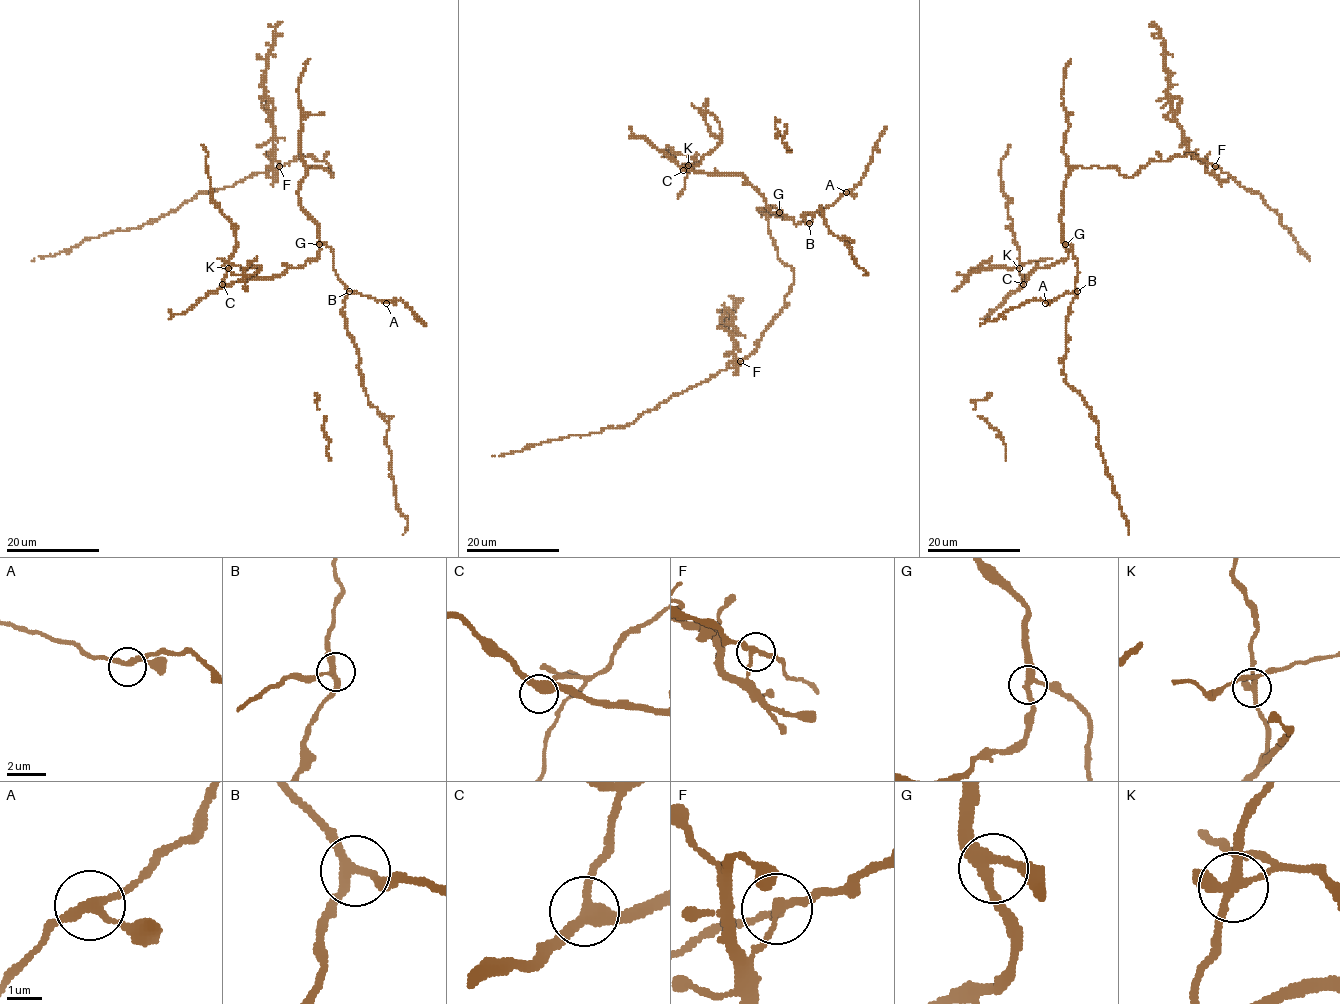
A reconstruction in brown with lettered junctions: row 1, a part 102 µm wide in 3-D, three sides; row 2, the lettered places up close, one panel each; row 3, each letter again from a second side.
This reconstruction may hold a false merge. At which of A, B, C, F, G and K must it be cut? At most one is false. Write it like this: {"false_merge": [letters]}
{"false_merge": ["K"]}

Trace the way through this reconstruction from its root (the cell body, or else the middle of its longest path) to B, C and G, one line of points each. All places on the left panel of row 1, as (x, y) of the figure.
B: (313, 166), (308, 166), (299, 189), (300, 207), (319, 226), (319, 240), (331, 250), (335, 274), (349, 291)
C: (313, 166), (308, 166), (302, 179), (299, 200), (300, 207), (319, 226), (318, 255), (278, 275), (222, 284)
G: (313, 166), (308, 166), (302, 179), (299, 200), (300, 207), (319, 226), (319, 244)

